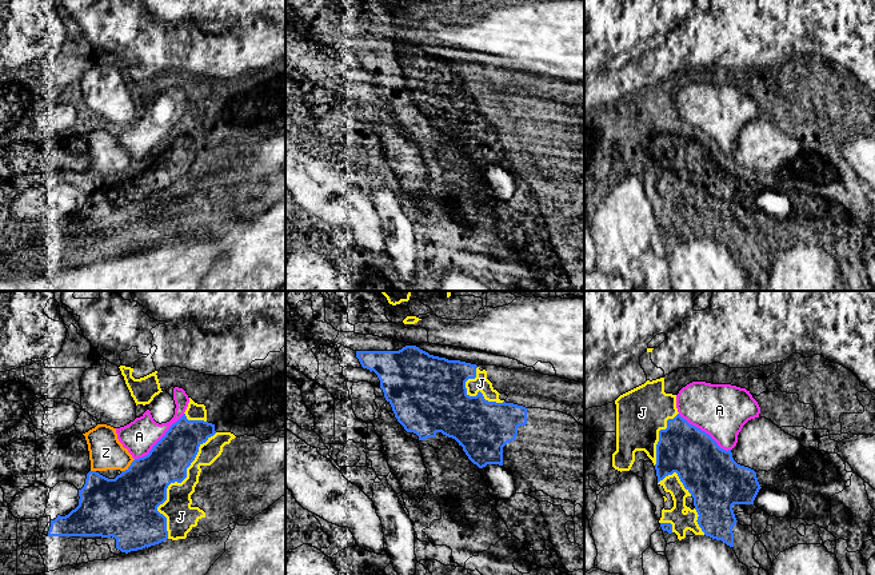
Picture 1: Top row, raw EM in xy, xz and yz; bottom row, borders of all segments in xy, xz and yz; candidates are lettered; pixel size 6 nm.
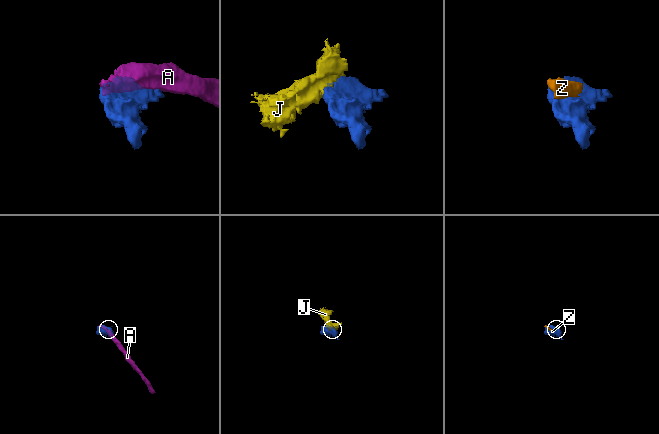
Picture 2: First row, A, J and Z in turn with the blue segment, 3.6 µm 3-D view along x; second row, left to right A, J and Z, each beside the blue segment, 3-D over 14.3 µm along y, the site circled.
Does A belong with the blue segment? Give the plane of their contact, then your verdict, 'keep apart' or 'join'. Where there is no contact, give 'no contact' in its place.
meets blue in xy; keep apart

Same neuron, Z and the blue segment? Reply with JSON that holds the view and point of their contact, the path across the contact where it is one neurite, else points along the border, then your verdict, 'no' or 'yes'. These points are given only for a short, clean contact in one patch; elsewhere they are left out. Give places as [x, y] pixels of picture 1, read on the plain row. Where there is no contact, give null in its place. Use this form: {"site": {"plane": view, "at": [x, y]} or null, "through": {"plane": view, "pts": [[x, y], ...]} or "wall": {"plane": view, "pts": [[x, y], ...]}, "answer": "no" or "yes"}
{"site": {"plane": "xy", "at": [130, 167]}, "answer": "no"}

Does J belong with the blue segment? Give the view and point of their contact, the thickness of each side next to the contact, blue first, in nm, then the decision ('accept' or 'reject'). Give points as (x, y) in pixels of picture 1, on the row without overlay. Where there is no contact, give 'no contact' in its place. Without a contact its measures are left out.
contact xy (174, 183); calibres 300 and 180 nm; accept

